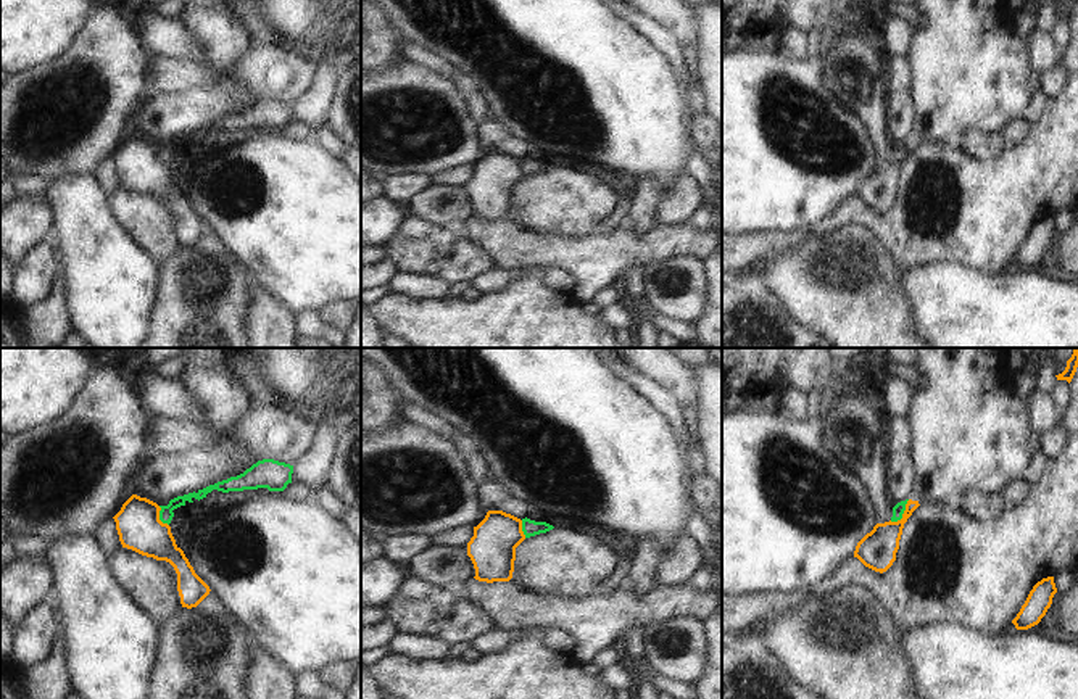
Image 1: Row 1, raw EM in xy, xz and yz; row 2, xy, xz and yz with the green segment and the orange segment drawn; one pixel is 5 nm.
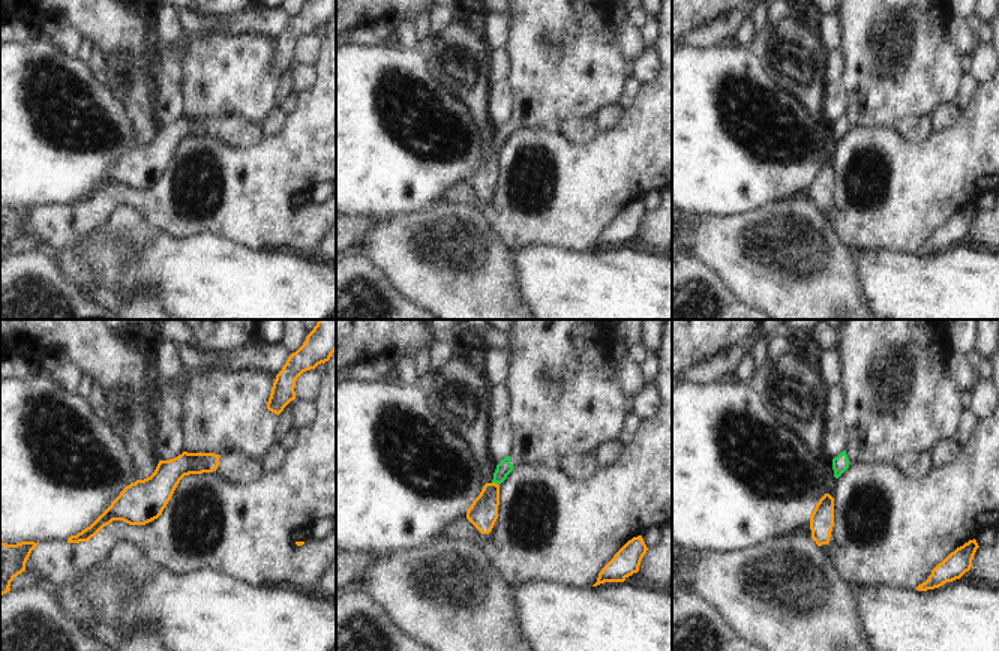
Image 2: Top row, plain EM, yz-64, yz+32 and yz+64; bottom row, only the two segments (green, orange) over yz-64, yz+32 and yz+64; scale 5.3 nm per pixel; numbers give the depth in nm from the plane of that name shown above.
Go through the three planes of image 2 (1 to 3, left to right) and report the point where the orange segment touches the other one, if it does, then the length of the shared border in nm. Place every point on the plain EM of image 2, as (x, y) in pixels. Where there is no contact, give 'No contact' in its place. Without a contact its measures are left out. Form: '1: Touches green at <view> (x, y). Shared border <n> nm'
1: No contact
2: Touches green at yz+32 (495, 146). Shared border 40 nm
3: No contact.

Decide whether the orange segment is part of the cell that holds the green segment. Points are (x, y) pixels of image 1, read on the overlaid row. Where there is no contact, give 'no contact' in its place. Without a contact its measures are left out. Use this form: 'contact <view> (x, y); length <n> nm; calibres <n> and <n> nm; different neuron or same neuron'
contact yz (903, 512); length 150 nm; calibres 60 and 190 nm; different neuron

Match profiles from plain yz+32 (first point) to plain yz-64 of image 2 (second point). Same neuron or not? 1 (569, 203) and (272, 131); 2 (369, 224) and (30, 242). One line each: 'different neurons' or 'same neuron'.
1: different neurons
2: different neurons

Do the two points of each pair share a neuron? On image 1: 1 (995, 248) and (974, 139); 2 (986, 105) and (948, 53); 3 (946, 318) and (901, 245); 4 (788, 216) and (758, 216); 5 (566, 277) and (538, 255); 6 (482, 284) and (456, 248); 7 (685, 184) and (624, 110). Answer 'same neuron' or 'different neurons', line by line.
1: different neurons
2: same neuron
3: different neurons
4: same neuron
5: different neurons
6: different neurons
7: different neurons

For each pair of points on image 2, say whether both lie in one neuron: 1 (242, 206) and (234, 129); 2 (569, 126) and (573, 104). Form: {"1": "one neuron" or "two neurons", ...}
{"1": "two neurons", "2": "two neurons"}

